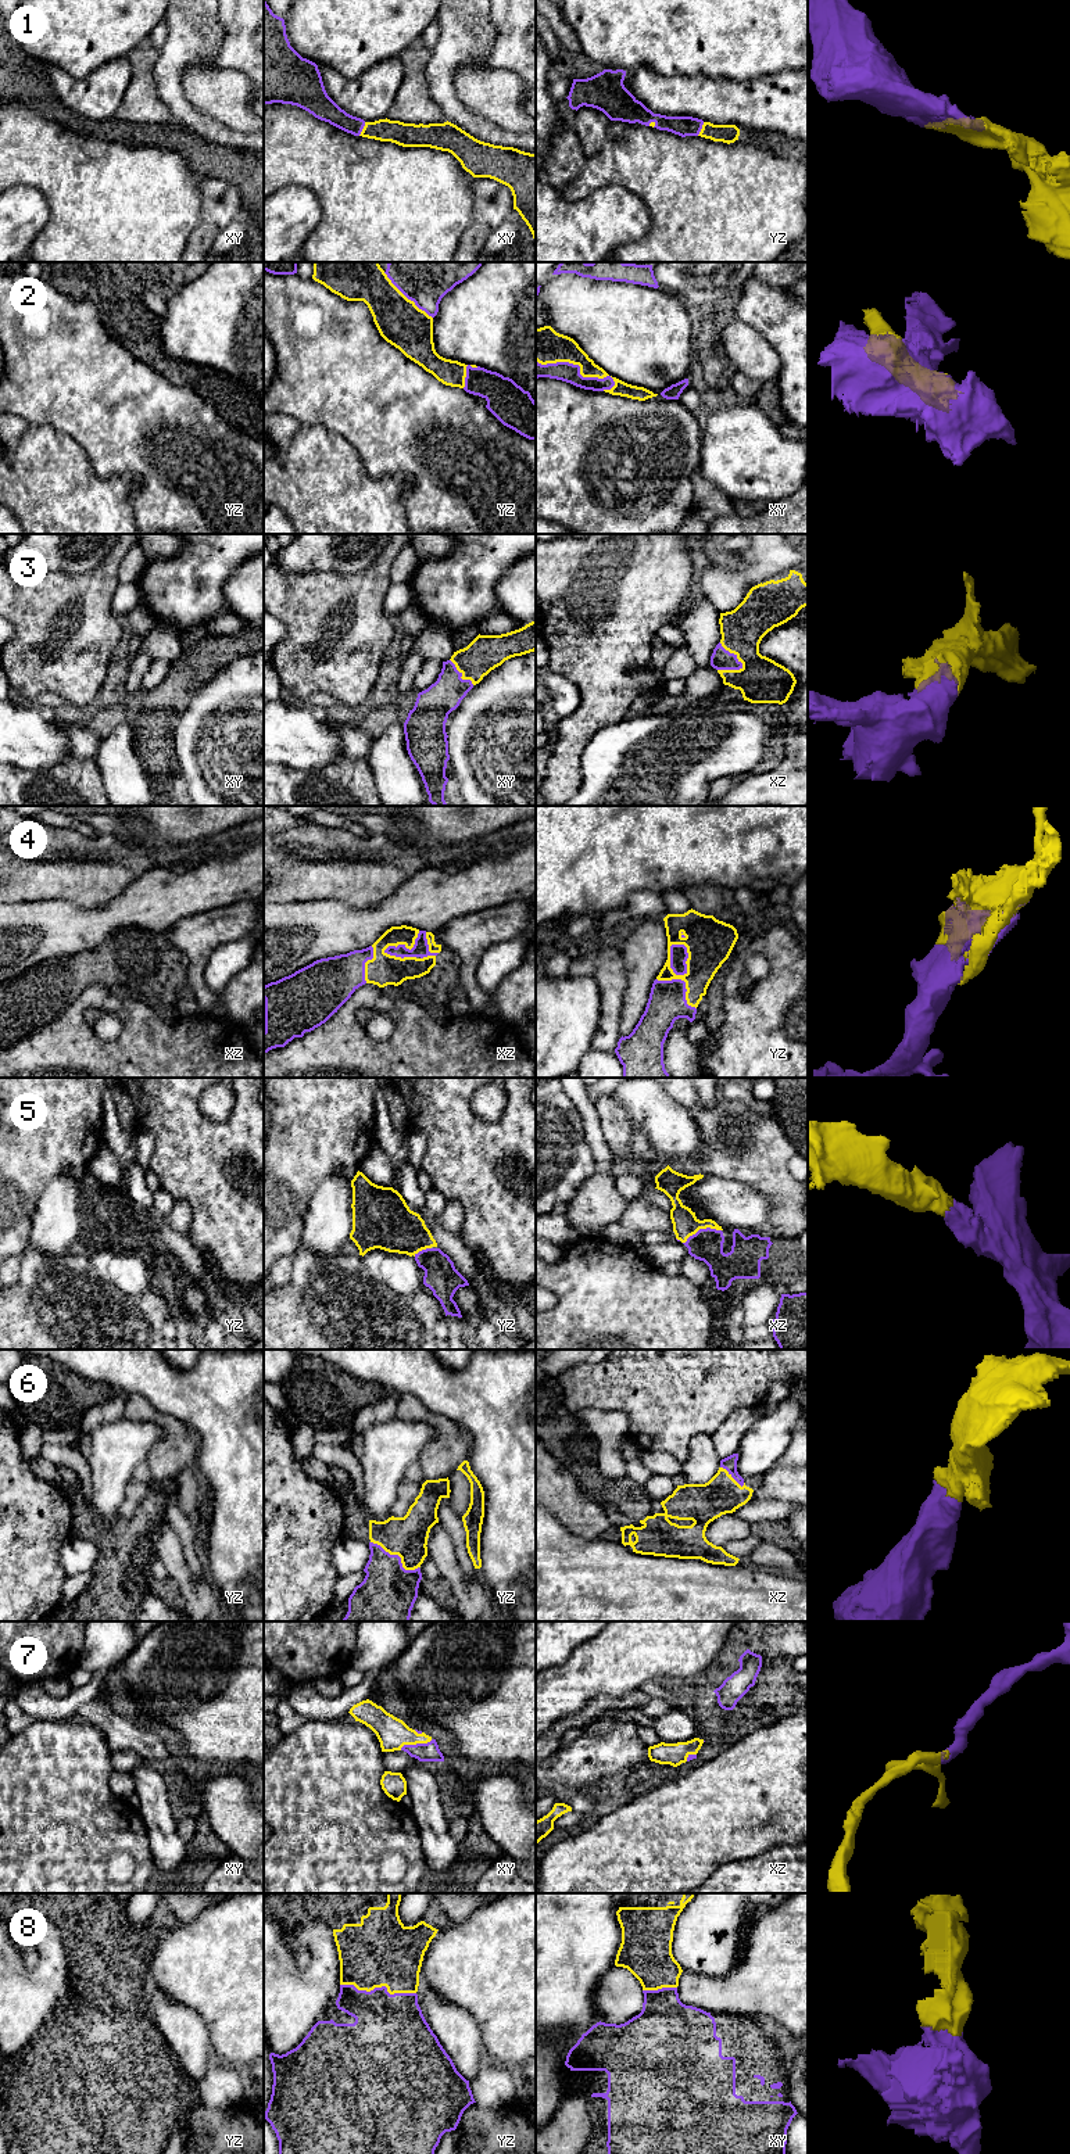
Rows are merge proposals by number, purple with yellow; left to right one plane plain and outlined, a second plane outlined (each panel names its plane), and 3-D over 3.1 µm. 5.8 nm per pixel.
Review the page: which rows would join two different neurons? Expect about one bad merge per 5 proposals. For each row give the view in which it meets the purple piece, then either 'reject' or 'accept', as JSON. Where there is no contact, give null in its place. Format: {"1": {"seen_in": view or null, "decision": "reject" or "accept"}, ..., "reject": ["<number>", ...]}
{"1": {"seen_in": "xy", "decision": "accept"}, "2": {"seen_in": "xy", "decision": "accept"}, "3": {"seen_in": "xz", "decision": "accept"}, "4": {"seen_in": "yz", "decision": "accept"}, "5": {"seen_in": "xz", "decision": "accept"}, "6": {"seen_in": "yz", "decision": "accept"}, "7": {"seen_in": "xy", "decision": "accept"}, "8": {"seen_in": "yz", "decision": "accept"}, "reject": []}

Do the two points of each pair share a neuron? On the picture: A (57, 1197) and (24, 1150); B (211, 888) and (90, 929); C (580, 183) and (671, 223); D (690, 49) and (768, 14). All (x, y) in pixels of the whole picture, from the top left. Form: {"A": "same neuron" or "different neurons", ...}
{"A": "different neurons", "B": "same neuron", "C": "same neuron", "D": "same neuron"}

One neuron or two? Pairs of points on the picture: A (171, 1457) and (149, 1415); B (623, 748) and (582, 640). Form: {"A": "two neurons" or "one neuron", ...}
{"A": "one neuron", "B": "two neurons"}

